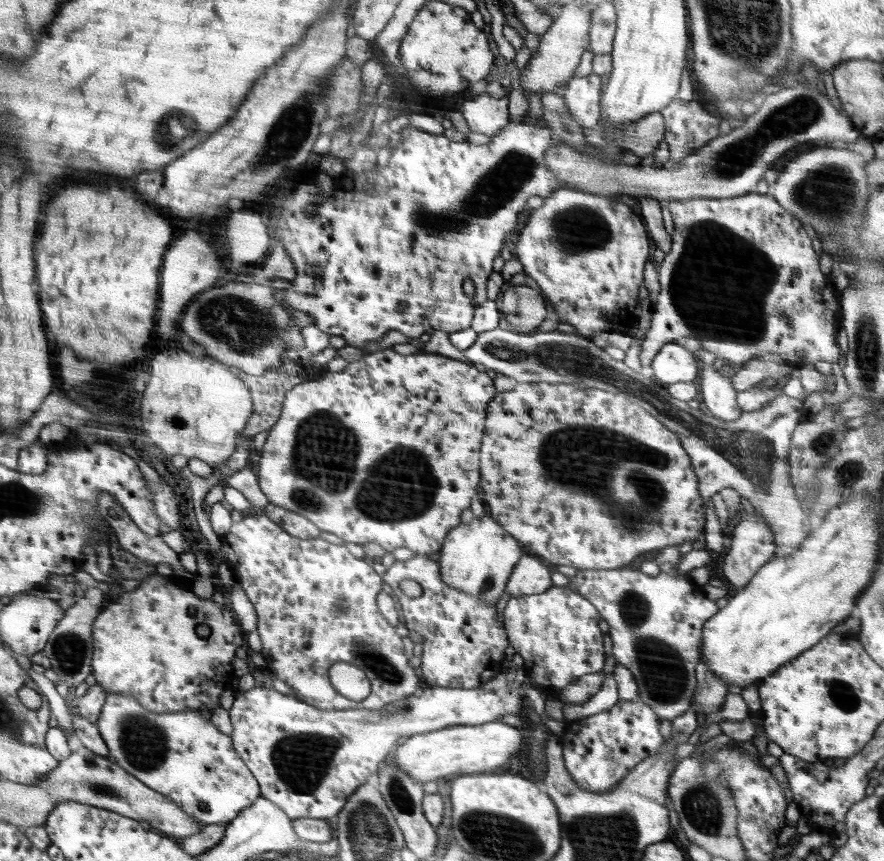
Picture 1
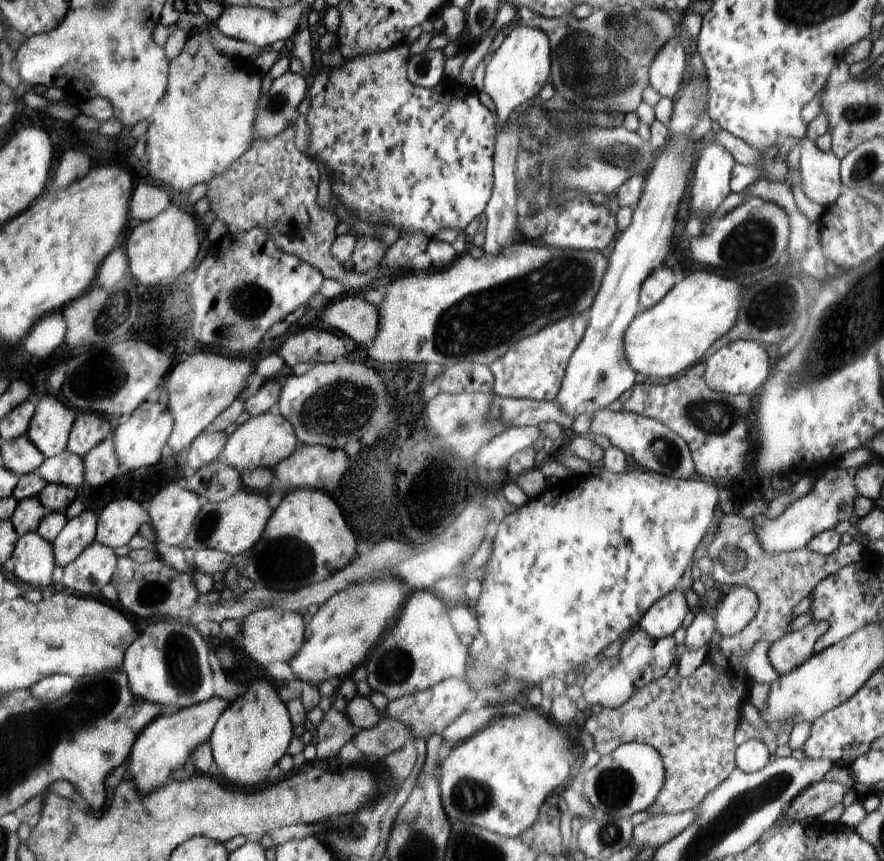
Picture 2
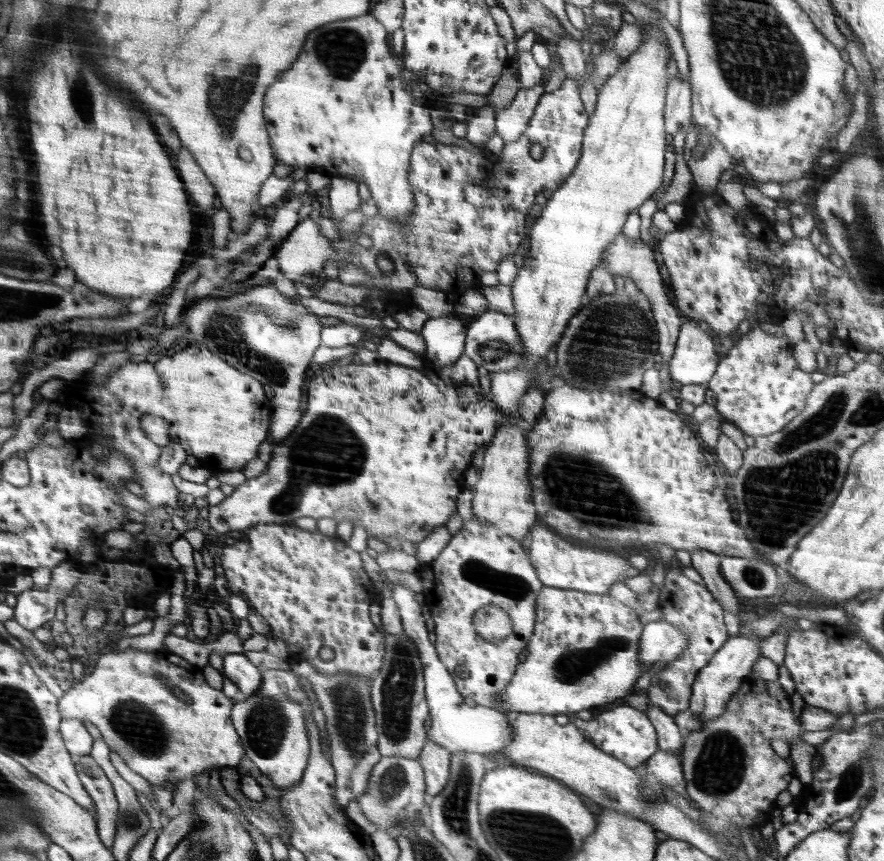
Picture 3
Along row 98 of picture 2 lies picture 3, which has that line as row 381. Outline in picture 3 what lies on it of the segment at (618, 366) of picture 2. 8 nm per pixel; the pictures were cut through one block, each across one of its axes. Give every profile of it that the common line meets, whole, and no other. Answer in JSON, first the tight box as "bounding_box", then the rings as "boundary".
{"bounding_box":[669,320,717,385],"boundary":[[[685,320],[669,360],[669,376],[683,385],[708,383],[717,370],[716,362],[712,338],[700,330],[698,321]]]}

